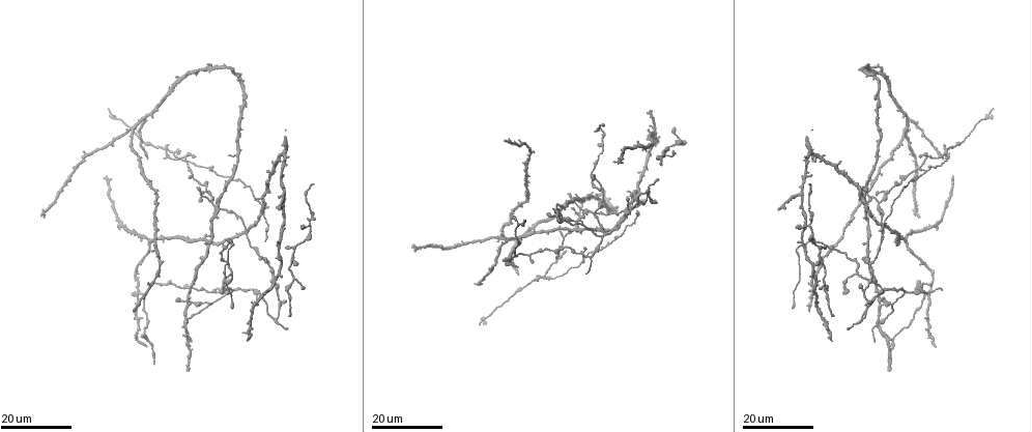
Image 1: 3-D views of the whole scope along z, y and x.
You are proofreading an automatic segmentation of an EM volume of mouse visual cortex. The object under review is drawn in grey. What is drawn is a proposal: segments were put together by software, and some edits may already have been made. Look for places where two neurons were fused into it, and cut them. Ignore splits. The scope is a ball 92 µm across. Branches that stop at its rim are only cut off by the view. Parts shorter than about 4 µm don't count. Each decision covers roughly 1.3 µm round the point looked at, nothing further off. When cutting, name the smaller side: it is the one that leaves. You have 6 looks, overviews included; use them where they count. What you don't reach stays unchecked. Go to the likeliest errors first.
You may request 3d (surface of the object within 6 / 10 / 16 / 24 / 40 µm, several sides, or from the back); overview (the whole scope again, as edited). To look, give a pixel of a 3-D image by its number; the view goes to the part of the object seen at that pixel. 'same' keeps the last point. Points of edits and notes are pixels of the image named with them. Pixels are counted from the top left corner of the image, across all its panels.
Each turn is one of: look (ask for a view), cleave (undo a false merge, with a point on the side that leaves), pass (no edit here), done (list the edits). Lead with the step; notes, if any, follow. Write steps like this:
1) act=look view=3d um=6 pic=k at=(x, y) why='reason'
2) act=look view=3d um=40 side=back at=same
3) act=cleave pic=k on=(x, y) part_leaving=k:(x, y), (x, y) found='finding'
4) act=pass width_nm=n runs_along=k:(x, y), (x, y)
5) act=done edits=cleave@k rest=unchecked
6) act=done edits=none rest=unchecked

act=look view=3d um=24 pic=1 at=(167, 148) why='four-way junction'

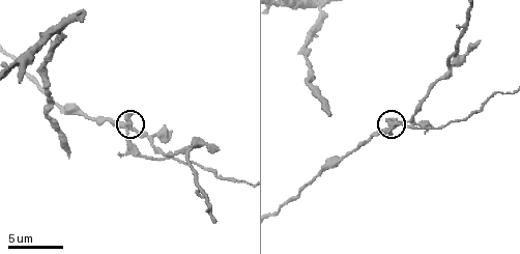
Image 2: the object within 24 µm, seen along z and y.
act=look view=3d um=10 pic=2 at=(128, 122) why='zoom in'

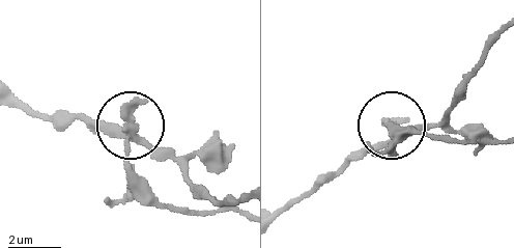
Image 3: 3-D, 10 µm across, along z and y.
act=cleave pic=3 on=(134, 174) width_nm=260 found='a second neuron is stuck on'

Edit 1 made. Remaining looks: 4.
act=look view=3d um=24 pic=1 at=(186, 326) why='three arms meet'

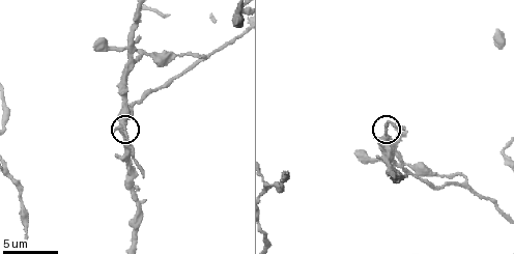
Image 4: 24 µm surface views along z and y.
act=look view=3d um=6 pic=4 at=(386, 138) why='closer look'

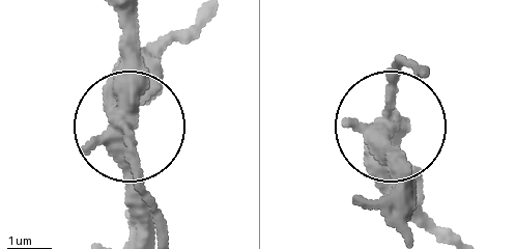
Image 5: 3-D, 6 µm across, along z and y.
act=pass width_nm=340 found='all the same neuron'

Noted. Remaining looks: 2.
act=look view=3d um=16 pic=1 at=(589, 259) why='thin arm on a thick one'

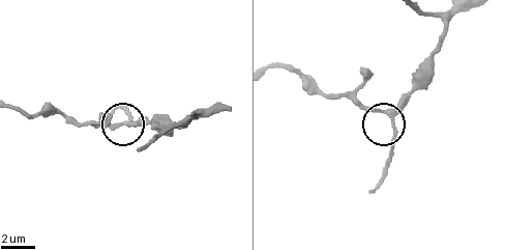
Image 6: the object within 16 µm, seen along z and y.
act=look view=3d um=6 pic=6 at=(391, 112)

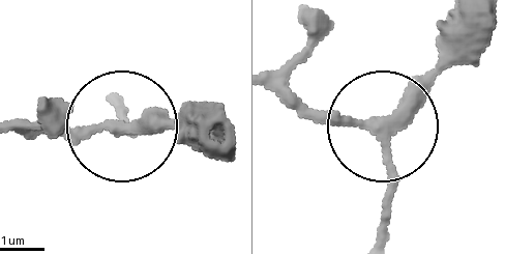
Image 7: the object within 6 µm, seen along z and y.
act=pass arms=3 found='continuous, no second neuron'

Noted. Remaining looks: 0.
act=done edits=cleave@3 rest=unchecked

